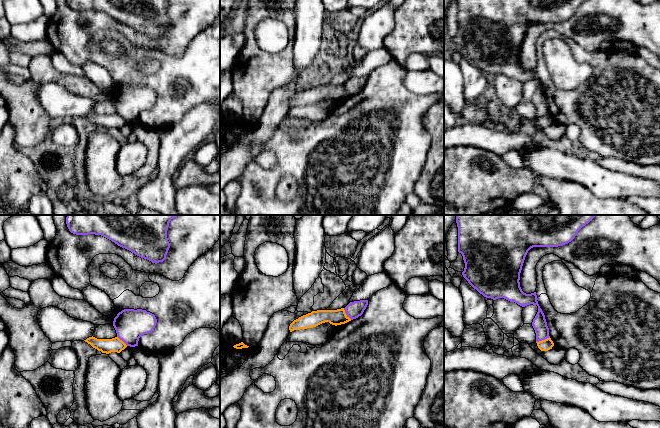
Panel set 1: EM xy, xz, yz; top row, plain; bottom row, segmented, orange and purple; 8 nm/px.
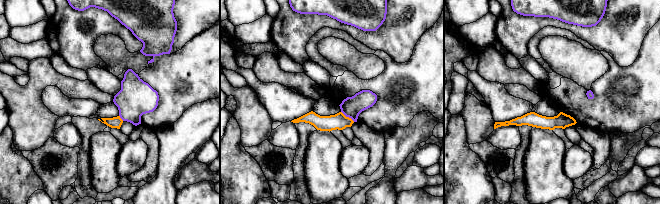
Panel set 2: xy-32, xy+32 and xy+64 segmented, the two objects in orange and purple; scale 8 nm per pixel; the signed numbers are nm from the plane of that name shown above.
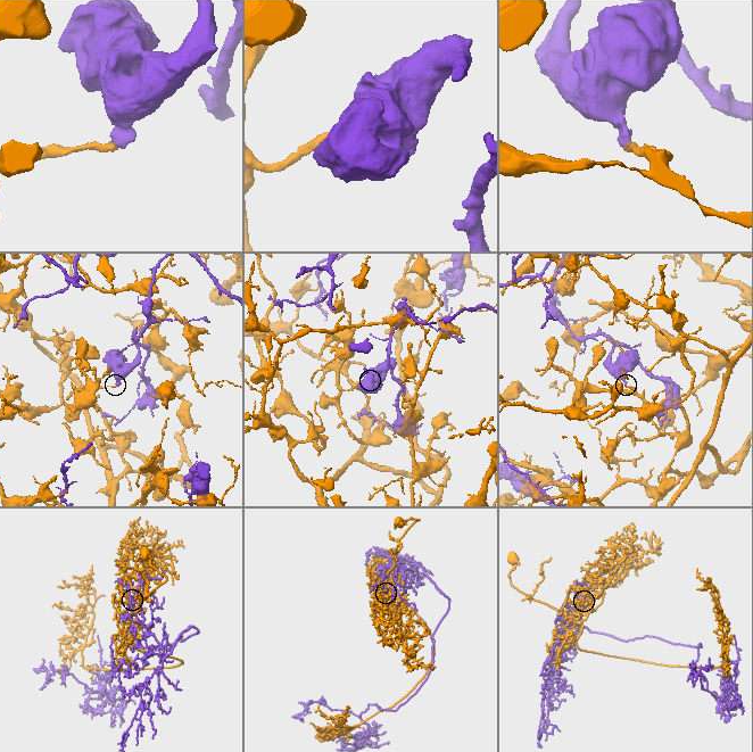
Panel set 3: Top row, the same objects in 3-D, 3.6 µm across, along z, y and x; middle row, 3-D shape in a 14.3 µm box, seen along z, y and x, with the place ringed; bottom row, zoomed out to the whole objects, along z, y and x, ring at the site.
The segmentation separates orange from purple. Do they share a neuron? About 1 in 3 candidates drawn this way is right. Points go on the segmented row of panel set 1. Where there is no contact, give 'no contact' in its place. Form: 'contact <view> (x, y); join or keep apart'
contact yz (542, 340); keep apart

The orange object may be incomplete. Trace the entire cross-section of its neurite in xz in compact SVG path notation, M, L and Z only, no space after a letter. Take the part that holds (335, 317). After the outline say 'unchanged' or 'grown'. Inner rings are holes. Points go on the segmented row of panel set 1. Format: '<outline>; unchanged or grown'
M344 308L337 310L317 310L294 320L290 326L290 332L294 330L316 327L322 323L329 322L332 325L341 325L351 321L346 315Z; unchanged

